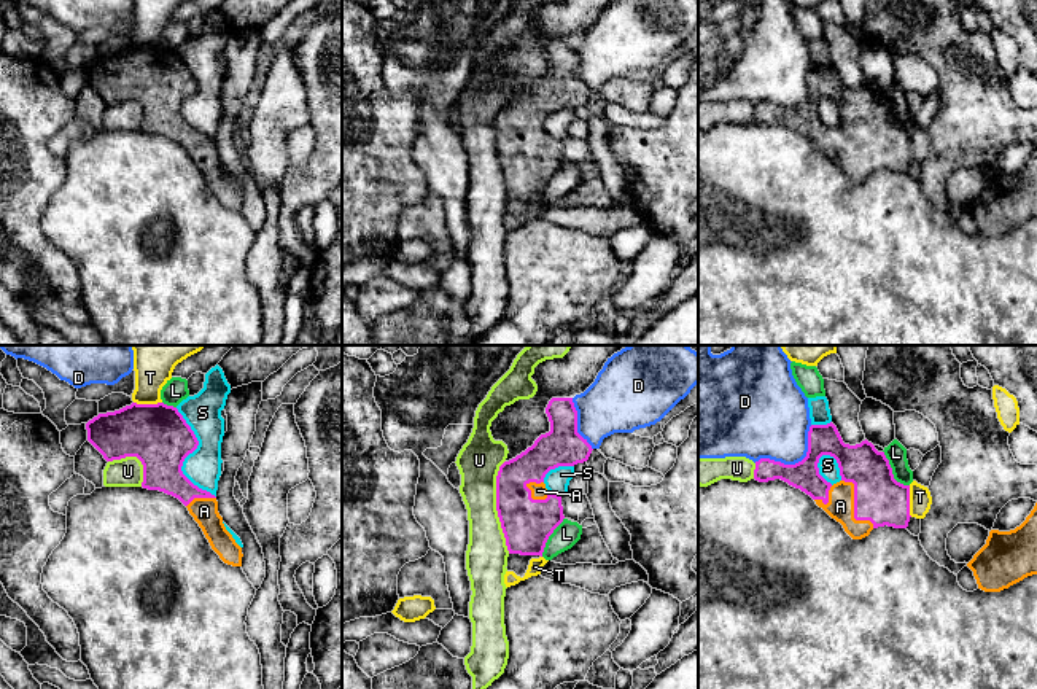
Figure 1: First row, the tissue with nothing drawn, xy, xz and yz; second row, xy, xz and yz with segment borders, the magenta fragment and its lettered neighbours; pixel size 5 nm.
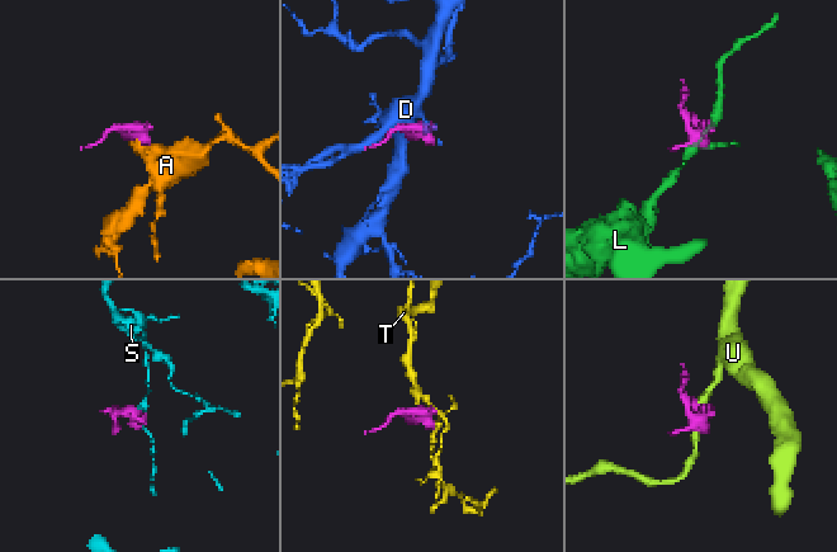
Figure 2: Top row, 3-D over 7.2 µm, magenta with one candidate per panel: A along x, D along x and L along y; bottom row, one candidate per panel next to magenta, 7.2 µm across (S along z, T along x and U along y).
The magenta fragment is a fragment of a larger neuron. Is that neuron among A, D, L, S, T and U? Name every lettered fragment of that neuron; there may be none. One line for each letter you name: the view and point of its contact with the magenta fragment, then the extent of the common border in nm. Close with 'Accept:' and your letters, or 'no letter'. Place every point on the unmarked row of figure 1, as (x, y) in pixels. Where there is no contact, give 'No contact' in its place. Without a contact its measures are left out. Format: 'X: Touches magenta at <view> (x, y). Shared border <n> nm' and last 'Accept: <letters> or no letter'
A: Touches magenta at yz (854, 150). Shared border 300 nm
Accept: A

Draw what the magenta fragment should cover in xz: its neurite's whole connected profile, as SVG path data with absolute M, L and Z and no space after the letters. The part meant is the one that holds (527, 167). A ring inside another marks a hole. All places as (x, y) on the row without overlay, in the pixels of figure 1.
M552 41L546 51L550 75L531 91L504 105L496 119L496 154L509 197L541 199L553 173L563 165L561 140L546 132L544 121L558 110L574 110L588 103L592 89L577 76L577 54L573 41Z

